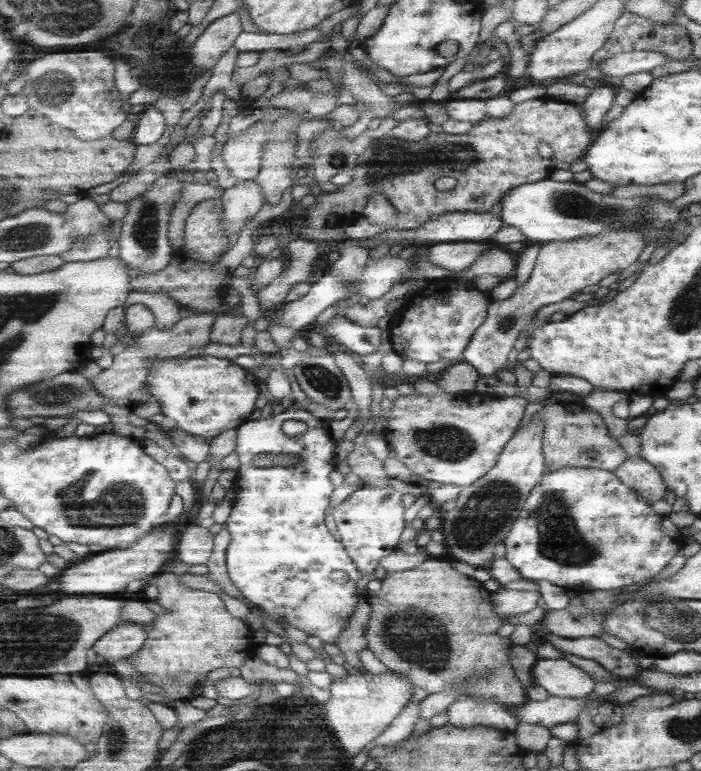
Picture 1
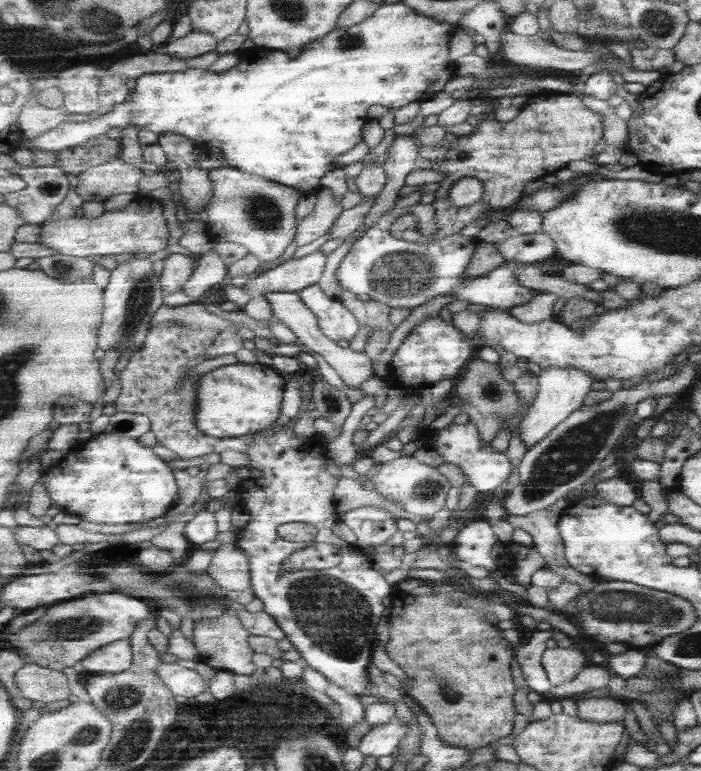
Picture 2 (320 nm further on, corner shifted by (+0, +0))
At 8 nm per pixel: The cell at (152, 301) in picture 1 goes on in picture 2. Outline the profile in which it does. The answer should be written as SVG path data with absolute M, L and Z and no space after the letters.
M171 253L163 259L163 268L160 277L160 283L164 288L164 293L181 291L181 287L197 267L196 257L192 254Z

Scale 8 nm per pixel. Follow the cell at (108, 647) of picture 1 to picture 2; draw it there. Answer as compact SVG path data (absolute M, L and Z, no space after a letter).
M130 639L102 646L81 662L91 676L119 674L133 664L133 649Z

